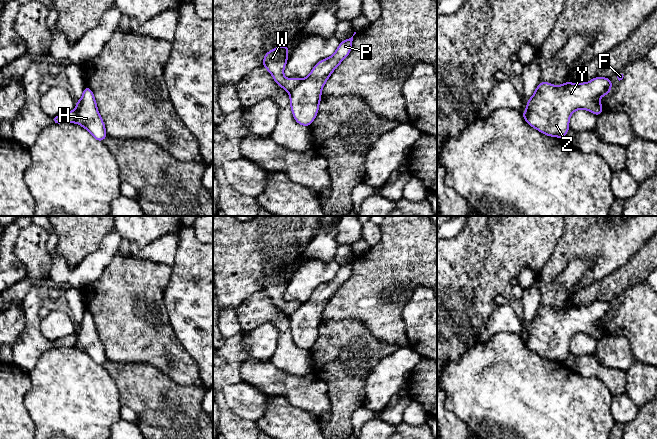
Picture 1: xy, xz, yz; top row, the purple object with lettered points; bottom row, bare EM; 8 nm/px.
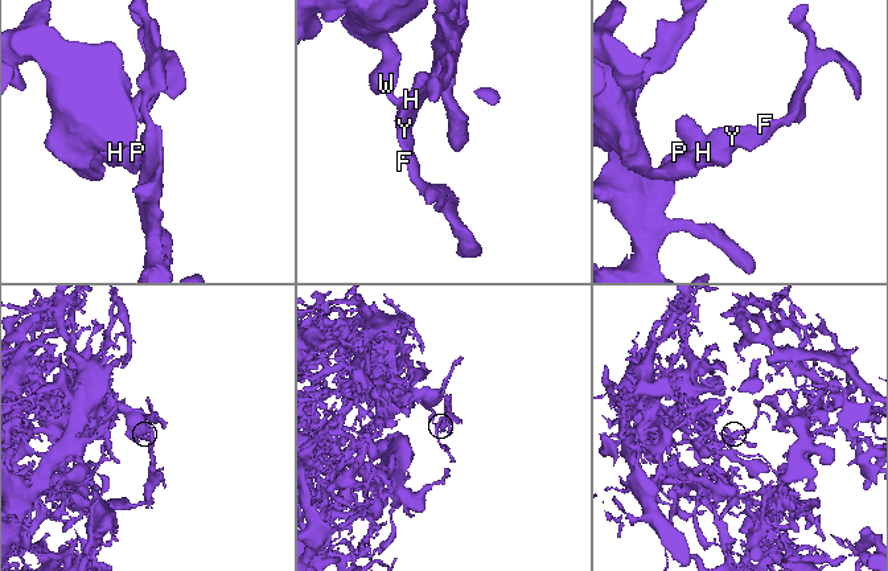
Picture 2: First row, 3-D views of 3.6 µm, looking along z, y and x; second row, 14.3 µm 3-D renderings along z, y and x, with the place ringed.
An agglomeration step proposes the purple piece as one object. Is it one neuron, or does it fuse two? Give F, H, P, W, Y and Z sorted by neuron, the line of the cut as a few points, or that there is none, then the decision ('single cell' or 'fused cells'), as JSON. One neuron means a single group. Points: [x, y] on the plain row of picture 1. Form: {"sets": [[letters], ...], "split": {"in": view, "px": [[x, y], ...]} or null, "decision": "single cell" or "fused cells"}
{"sets": [["F", "H", "P", "Y", "Z"], ["W"]], "split": {"in": "xz", "px": [[301, 304], [289, 316]]}, "decision": "fused cells"}

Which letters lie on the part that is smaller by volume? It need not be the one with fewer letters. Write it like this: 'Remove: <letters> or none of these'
Remove: F, H, P, Y, Z

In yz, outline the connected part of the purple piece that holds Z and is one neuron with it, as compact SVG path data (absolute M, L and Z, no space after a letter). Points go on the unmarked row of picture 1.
M595 301L587 307L566 305L560 310L540 306L527 325L526 346L545 359L565 362L570 339L578 333L600 339L603 332L599 322L606 320L611 311L612 305L604 301Z

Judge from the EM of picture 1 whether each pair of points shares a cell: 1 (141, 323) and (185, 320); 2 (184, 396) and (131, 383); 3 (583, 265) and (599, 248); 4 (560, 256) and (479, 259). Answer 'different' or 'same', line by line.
1: different
2: same
3: different
4: different

